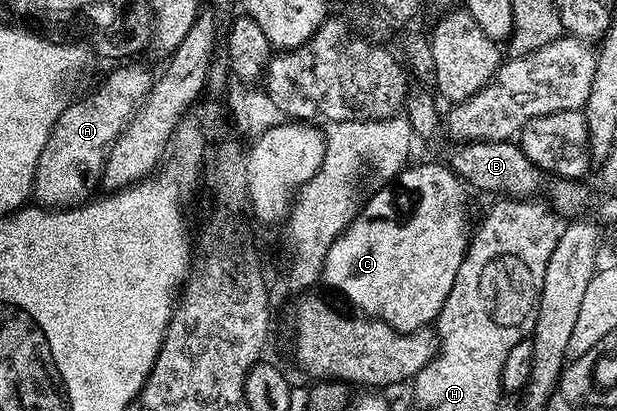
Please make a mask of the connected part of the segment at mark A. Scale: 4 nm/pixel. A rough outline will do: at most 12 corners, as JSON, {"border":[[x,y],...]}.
{"border":[[138,62],[67,103],[34,175],[47,210],[85,204],[152,83]]}

